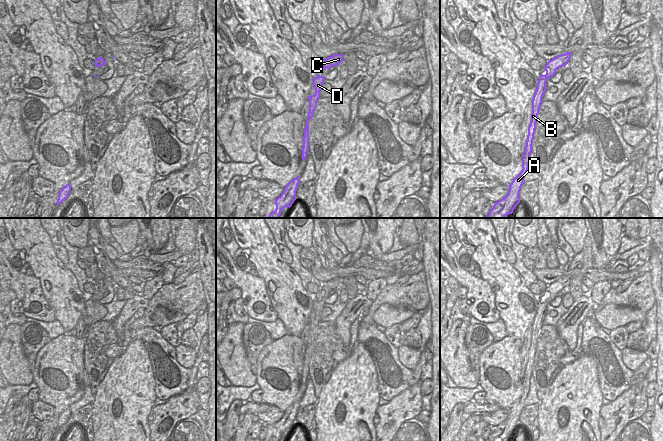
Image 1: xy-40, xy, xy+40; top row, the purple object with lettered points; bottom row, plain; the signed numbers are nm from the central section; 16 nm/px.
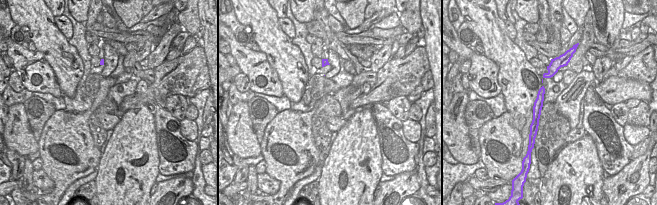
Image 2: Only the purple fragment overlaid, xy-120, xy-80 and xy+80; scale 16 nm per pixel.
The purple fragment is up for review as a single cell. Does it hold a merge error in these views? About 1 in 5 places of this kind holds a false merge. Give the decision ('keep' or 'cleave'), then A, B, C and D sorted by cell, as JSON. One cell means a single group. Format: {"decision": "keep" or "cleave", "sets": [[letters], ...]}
{"decision": "keep", "sets": [["A", "B", "C", "D"]]}

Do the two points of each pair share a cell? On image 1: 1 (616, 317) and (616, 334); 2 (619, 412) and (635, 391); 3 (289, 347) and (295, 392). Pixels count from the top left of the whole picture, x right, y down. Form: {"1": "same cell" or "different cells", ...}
{"1": "different cells", "2": "same cell", "3": "same cell"}

